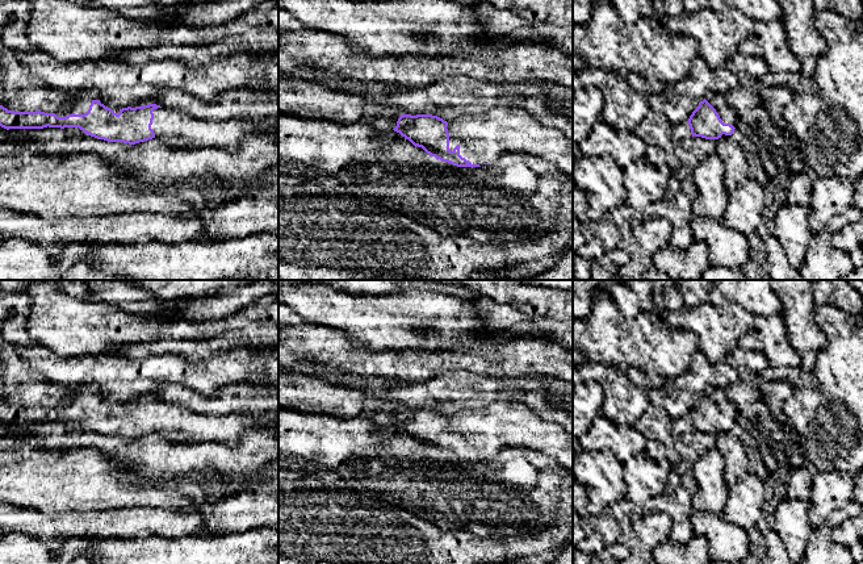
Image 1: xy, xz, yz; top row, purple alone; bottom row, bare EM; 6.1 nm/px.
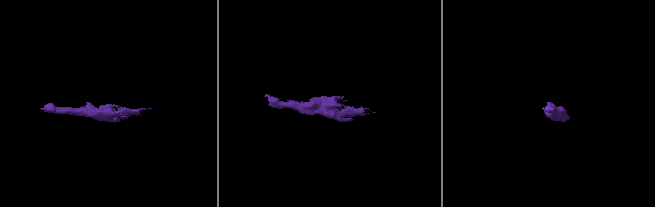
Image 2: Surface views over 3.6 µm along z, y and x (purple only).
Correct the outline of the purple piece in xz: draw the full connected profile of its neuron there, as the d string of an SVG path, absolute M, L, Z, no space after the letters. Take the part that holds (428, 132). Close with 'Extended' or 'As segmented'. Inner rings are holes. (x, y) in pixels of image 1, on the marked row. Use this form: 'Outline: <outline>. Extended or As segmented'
Outline: M495 106L485 113L462 113L452 122L432 114L402 114L393 129L415 147L457 167L481 167L494 163L502 154L529 154L550 162L564 174L573 176L573 139L562 130L541 124L528 110L518 106Z. Extended

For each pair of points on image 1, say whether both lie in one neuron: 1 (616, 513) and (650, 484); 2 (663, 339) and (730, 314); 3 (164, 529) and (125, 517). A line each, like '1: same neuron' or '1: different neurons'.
1: different neurons
2: different neurons
3: same neuron

